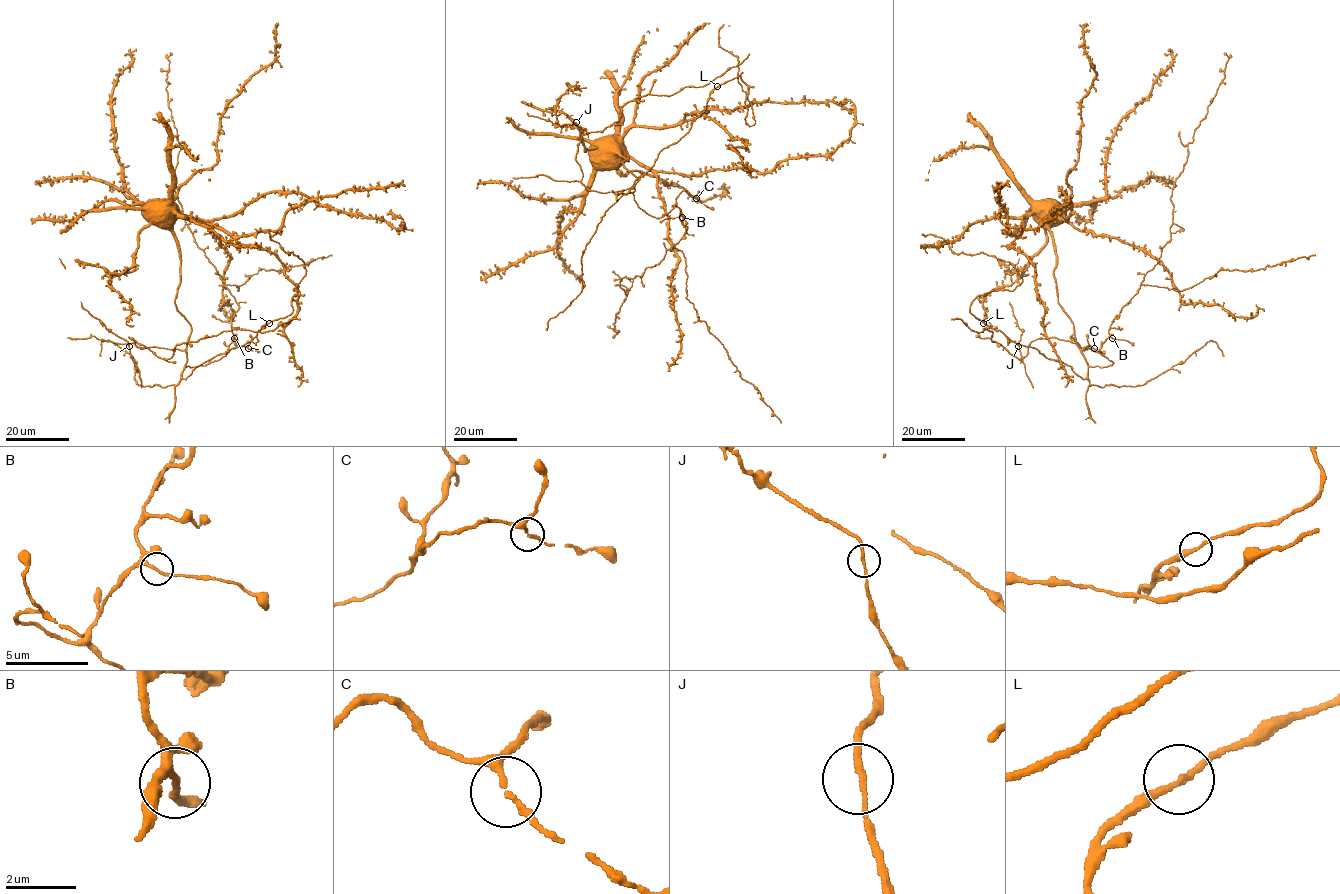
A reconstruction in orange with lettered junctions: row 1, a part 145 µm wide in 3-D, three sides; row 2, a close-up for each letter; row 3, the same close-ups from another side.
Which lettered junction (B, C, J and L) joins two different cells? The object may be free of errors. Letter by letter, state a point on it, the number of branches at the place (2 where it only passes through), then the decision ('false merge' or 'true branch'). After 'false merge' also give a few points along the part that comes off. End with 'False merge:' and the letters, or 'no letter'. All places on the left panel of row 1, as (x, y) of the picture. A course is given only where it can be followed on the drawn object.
B: (234, 338) | 2 | true branch
C: (248, 348) | 2 | true branch
J: (129, 346) | 2 | true branch
L: (269, 323) | 2 | true branch
False merge: no letter

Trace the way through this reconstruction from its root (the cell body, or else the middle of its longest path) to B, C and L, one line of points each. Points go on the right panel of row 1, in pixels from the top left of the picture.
B: (1037, 216), (1054, 246), (1058, 304), (1074, 325), (1089, 366), (1112, 364), (1100, 351), (1112, 338)
C: (1037, 216), (1052, 237), (1058, 304), (1074, 325), (1077, 346), (1089, 366), (1112, 364), (1086, 347), (1093, 348)
L: (1037, 216), (1052, 237), (1058, 304), (1074, 325), (1086, 377), (983, 323)

